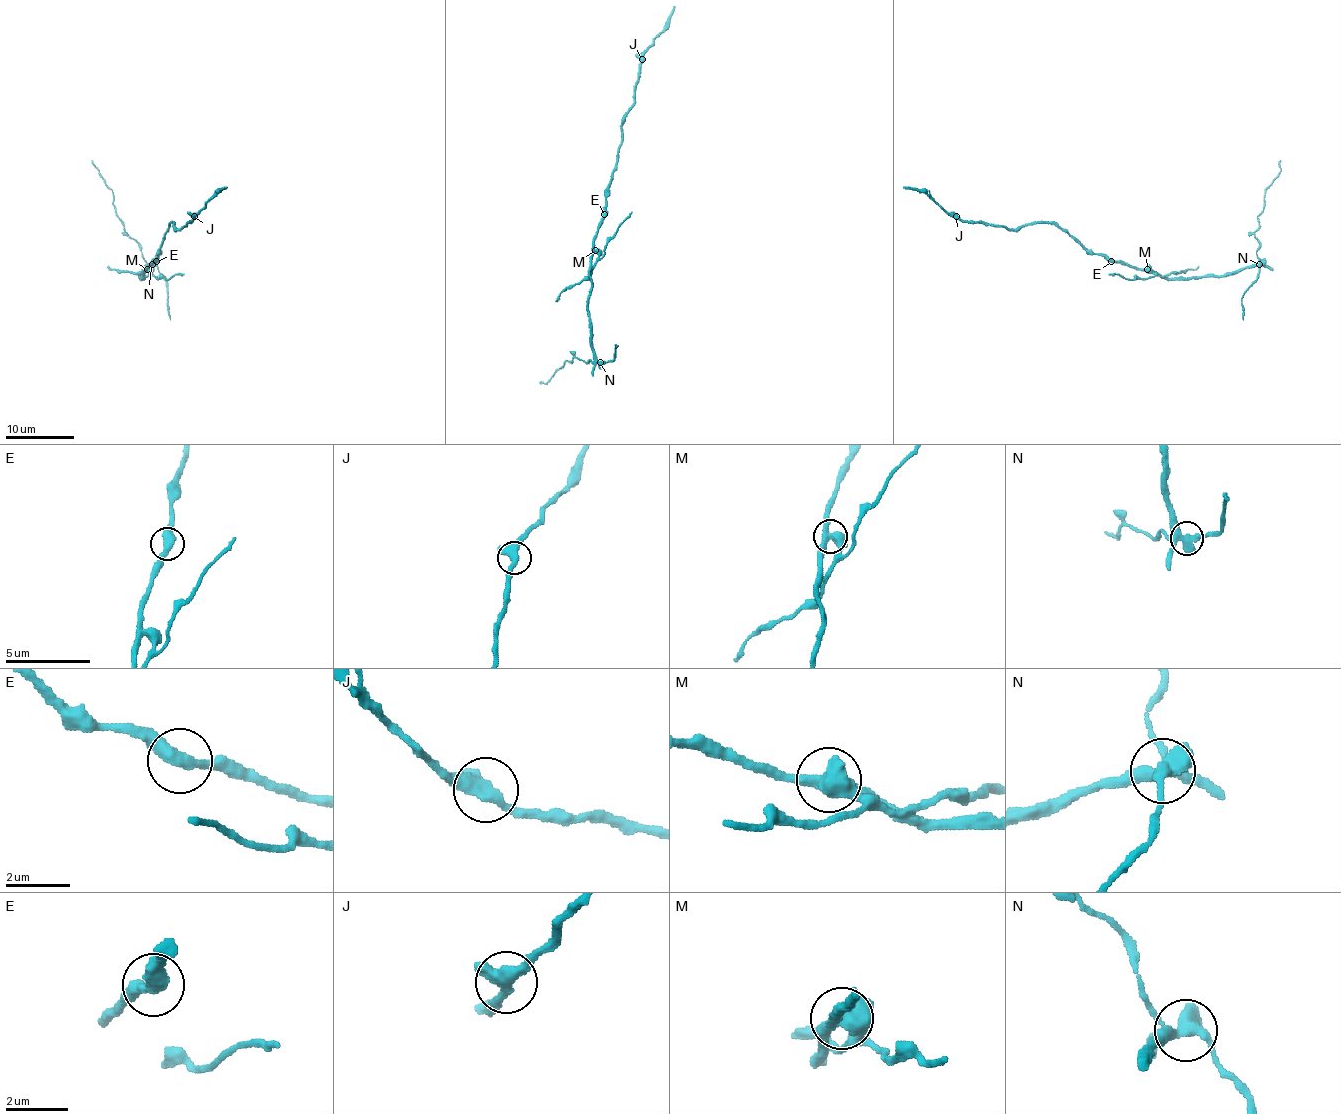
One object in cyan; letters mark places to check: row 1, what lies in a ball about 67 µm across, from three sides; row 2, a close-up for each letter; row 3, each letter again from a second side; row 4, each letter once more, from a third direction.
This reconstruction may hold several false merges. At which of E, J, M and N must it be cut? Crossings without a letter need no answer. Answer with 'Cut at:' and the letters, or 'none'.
Cut at: M, N

